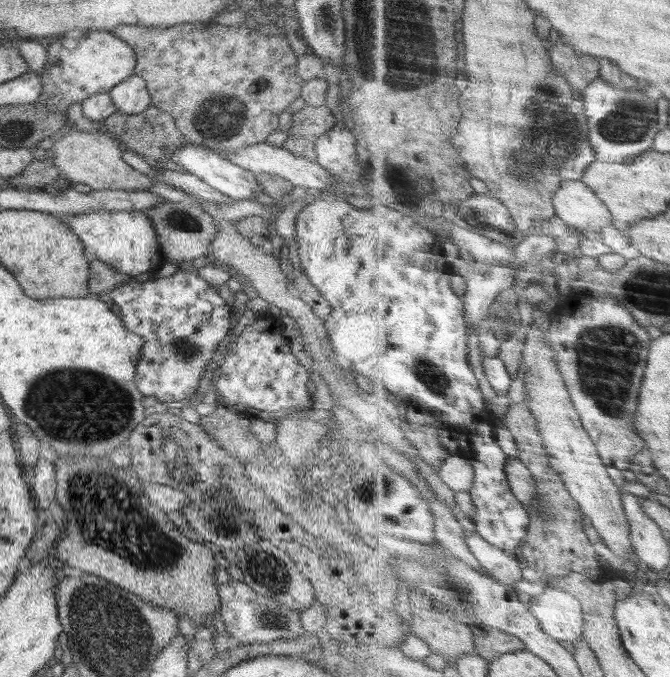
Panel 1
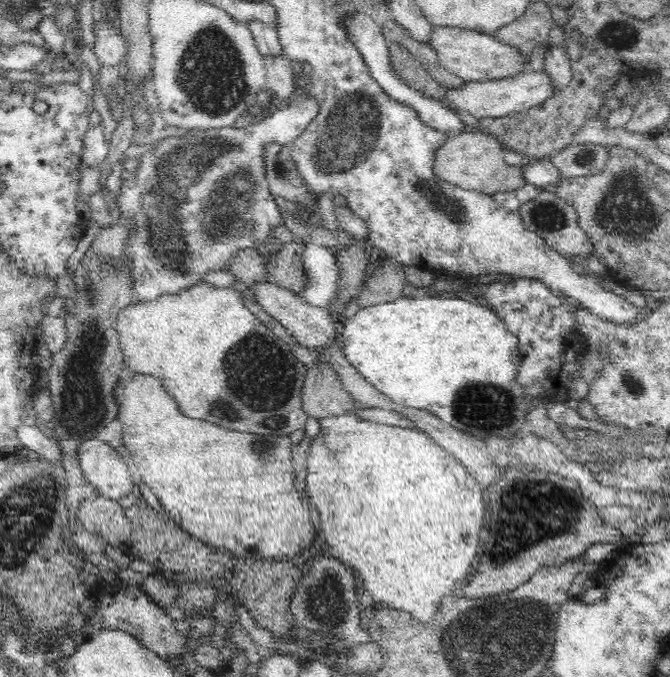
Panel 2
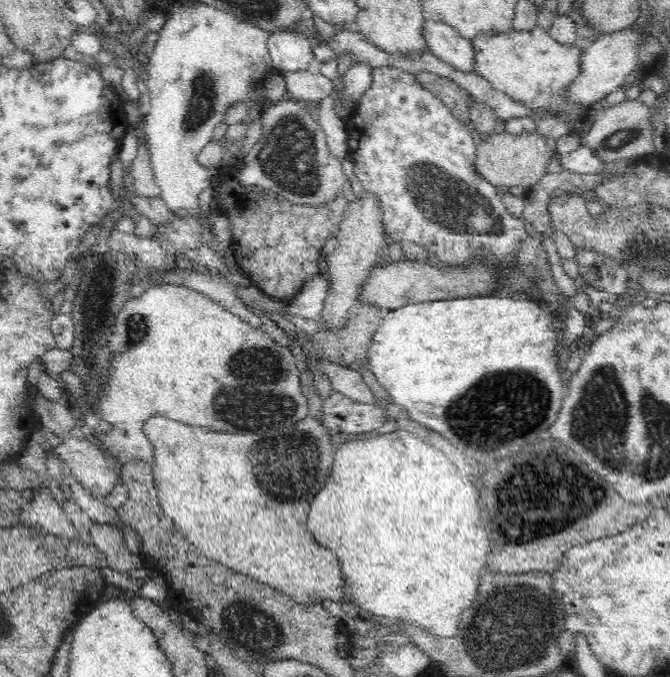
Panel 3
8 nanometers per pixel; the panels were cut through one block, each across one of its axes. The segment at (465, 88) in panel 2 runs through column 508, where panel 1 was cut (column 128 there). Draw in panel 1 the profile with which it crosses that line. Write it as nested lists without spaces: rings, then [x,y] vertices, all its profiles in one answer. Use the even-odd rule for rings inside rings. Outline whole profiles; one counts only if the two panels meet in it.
[[[136,74],[126,78],[109,90],[113,103],[121,113],[140,114],[152,106],[152,99],[145,81]]]

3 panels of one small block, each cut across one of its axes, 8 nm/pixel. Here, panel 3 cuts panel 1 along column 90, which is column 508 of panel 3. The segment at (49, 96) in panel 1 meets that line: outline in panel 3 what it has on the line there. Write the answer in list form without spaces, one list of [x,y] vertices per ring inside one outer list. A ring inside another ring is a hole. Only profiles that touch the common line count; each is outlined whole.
[[[537,27],[528,31],[507,30],[502,34],[478,34],[471,40],[474,45],[474,70],[496,90],[508,94],[516,101],[524,101],[530,109],[536,109],[532,116],[537,131],[554,141],[564,134],[570,134],[573,125],[564,120],[564,115],[572,118],[581,113],[584,104],[569,102],[565,92],[569,85],[582,74],[580,62],[584,44],[562,45],[550,37],[548,31]]]

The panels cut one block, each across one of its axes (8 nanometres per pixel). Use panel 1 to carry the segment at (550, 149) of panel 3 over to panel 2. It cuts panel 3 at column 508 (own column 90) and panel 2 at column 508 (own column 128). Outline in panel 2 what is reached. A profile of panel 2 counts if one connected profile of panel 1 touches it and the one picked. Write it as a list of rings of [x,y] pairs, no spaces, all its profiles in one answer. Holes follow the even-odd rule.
[[[472,131],[447,139],[434,155],[433,171],[438,178],[464,190],[477,190],[491,196],[500,191],[515,191],[526,184],[522,169],[524,164],[508,165],[504,161],[504,154],[508,150],[490,134]]]

